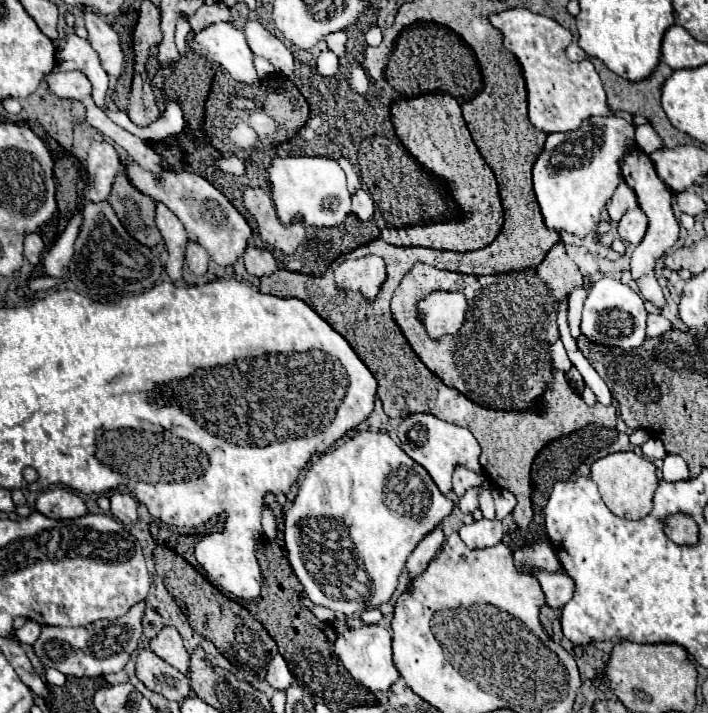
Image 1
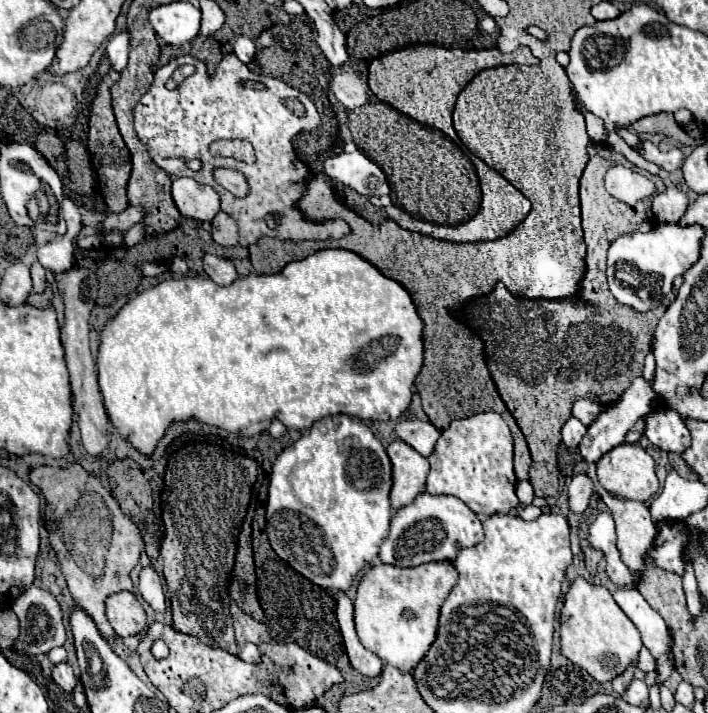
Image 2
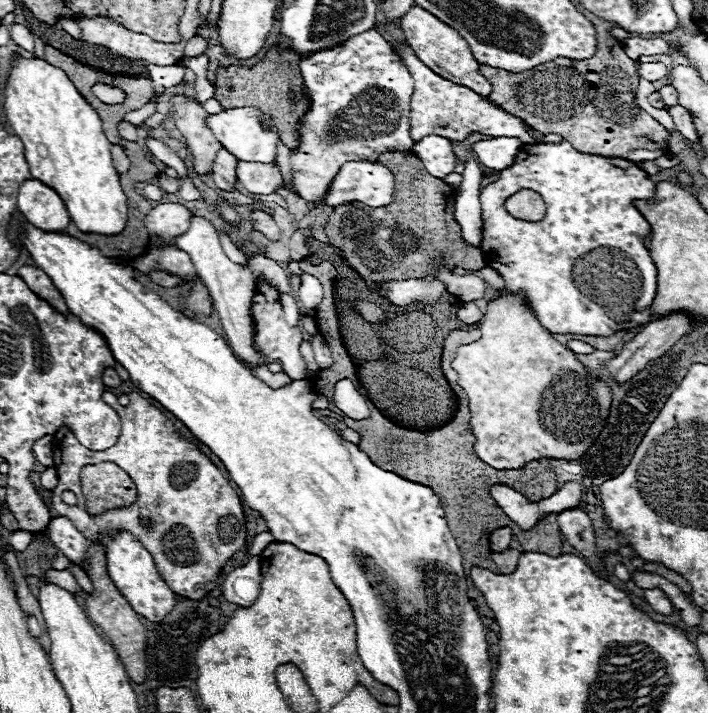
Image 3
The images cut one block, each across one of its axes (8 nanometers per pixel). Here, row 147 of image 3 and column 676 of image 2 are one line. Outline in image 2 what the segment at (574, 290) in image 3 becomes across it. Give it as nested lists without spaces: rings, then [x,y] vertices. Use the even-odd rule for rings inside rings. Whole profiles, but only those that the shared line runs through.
[[[660,522],[658,536],[648,554],[656,560],[660,568],[682,574],[684,572],[682,554],[686,552],[686,544],[688,544],[688,534],[680,522]]]

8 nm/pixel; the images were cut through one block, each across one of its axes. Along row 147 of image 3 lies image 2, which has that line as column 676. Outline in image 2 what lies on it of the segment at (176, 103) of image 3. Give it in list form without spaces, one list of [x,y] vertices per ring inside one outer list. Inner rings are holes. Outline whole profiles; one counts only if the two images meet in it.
[[[666,188],[662,194],[654,196],[652,210],[660,222],[678,222],[686,212],[688,202],[690,202],[690,198],[684,190]]]

